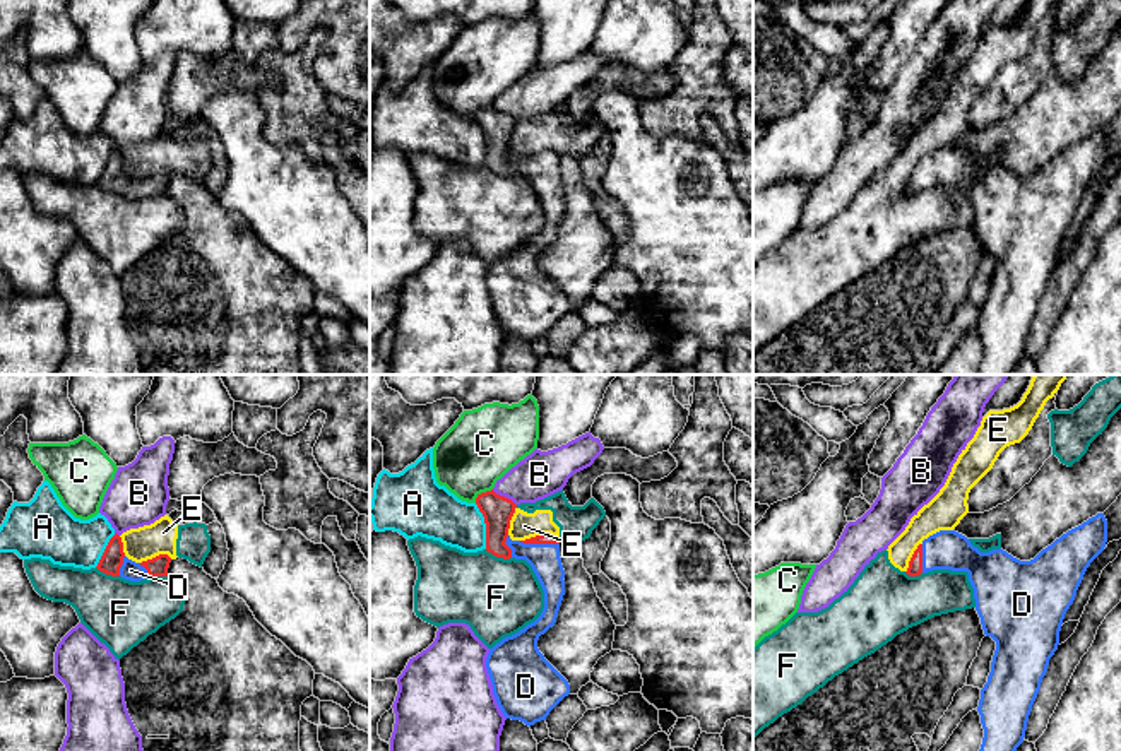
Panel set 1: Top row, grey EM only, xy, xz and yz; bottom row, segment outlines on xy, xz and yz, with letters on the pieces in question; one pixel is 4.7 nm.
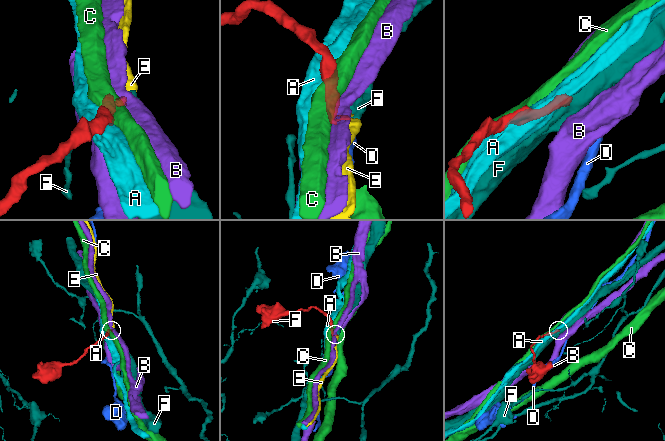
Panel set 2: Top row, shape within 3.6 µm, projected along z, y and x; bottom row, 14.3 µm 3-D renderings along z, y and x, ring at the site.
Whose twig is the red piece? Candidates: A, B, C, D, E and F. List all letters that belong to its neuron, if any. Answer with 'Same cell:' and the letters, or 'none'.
Same cell: D

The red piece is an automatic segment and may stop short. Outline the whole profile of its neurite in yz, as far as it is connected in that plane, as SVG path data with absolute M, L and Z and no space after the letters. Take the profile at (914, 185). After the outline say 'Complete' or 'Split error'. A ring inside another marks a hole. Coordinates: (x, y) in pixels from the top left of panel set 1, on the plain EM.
M1097 130L1063 151L1030 178L1020 178L1001 164L981 169L955 147L940 147L914 168L905 188L909 193L933 186L969 190L984 251L996 258L991 289L981 306L977 323L984 346L977 375L1011 375L1023 359L1032 322L1047 289L1049 275L1059 262L1065 231L1075 217L1087 185L1104 168L1106 159L1107 137L1104 130Z. Split error

